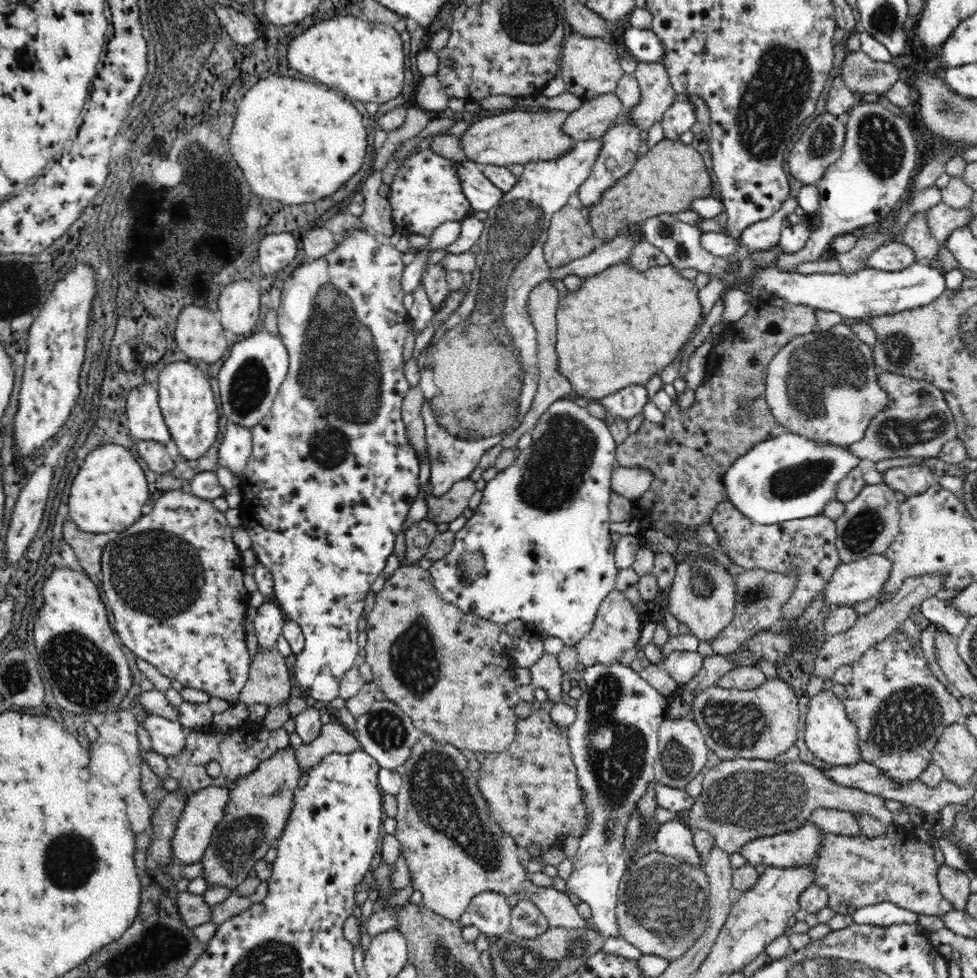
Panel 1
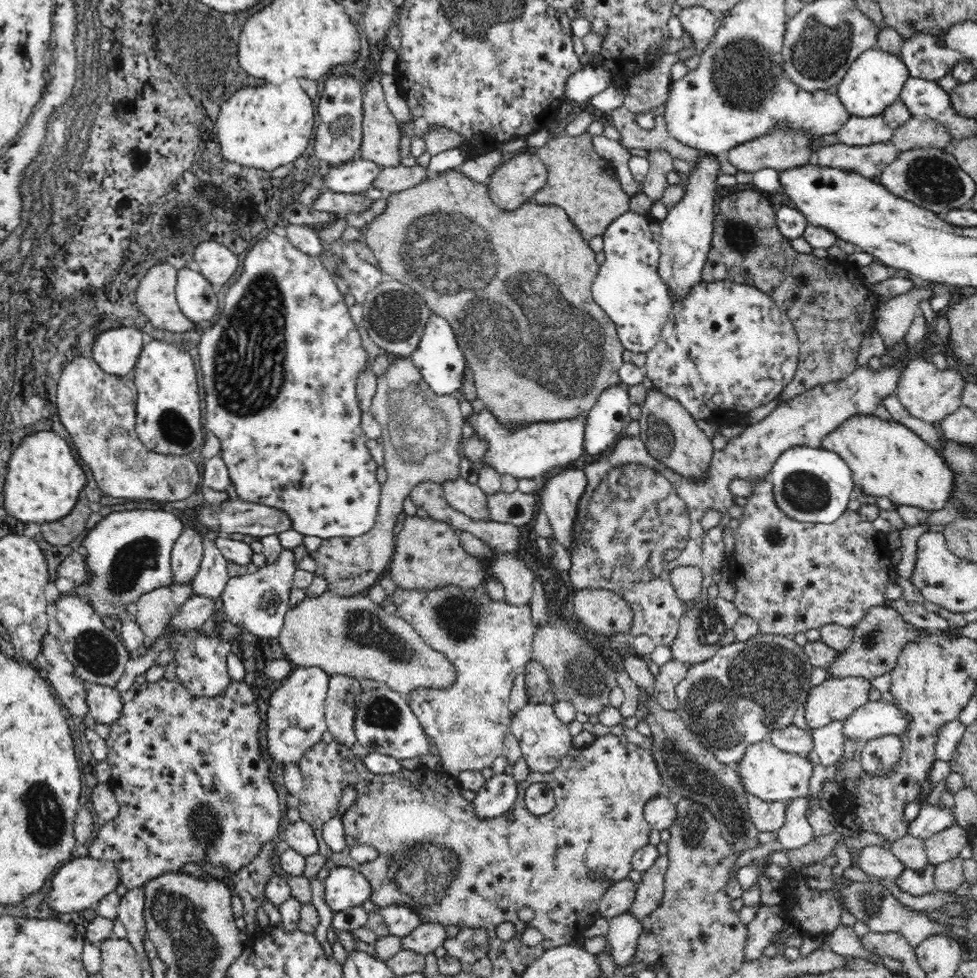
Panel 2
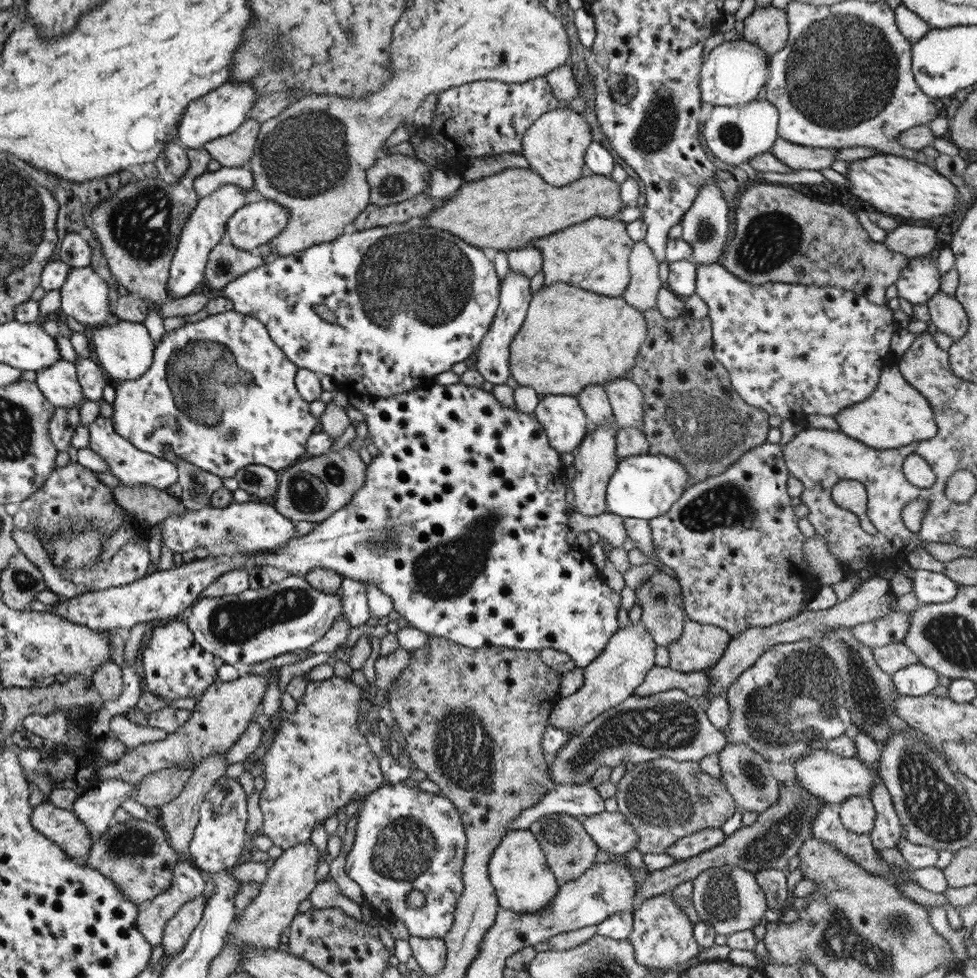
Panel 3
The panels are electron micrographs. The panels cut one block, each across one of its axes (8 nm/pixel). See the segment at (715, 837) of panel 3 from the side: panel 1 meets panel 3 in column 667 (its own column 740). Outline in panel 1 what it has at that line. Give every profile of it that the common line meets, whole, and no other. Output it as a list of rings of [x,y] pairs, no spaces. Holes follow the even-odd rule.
[[[806,822],[798,830],[756,838],[738,850],[754,868],[758,864],[792,868],[792,866],[816,866],[816,886],[824,888],[830,904],[828,908],[840,916],[852,916],[858,908],[892,902],[914,914],[938,916],[952,912],[954,906],[946,902],[938,886],[938,866],[932,846],[924,846],[912,834],[912,828],[890,824],[886,836],[880,838],[848,838],[820,830],[816,824]]]

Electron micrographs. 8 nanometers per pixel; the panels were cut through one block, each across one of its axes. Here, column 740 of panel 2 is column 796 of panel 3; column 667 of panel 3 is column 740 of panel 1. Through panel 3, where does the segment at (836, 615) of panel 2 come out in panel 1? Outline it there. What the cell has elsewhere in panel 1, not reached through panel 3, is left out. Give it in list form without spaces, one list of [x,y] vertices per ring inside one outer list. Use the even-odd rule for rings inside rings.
[[[730,500],[720,502],[712,514],[712,528],[720,540],[720,548],[724,550],[730,564],[738,564],[742,570],[766,570],[776,574],[792,574],[798,572],[798,580],[794,586],[794,592],[790,594],[788,602],[784,602],[780,618],[800,620],[806,612],[806,608],[814,602],[816,596],[826,592],[826,586],[842,564],[840,552],[836,548],[838,544],[838,526],[836,520],[830,520],[828,516],[814,516],[814,518],[800,518],[780,524],[762,526],[746,518]]]

